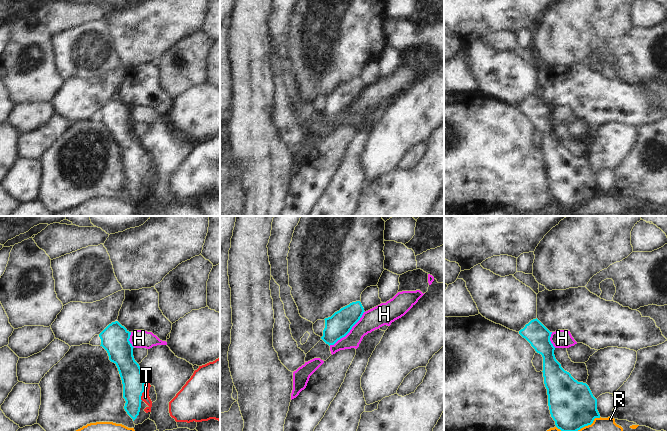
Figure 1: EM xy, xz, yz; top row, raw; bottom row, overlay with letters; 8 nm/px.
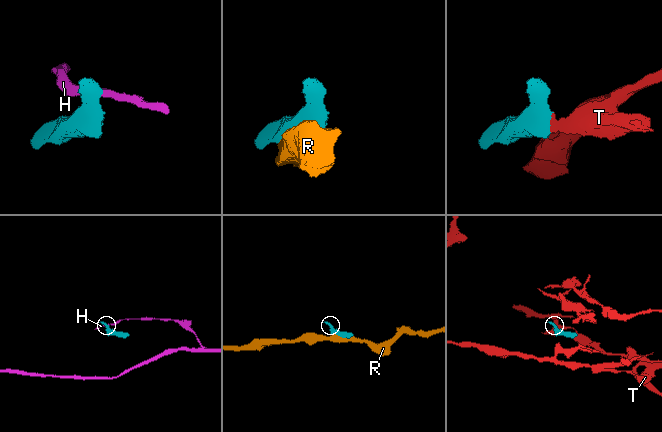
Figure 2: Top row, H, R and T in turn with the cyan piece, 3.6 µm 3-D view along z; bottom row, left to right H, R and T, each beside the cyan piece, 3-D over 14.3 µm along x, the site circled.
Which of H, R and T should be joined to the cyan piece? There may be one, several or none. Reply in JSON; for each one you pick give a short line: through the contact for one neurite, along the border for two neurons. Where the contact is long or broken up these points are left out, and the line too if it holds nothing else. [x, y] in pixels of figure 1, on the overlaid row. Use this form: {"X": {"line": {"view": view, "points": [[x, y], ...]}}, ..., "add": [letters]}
{"T": {"line": {"view": "xy", "points": [[133, 381], [144, 389], [145, 397]]}}, "add": ["T"]}

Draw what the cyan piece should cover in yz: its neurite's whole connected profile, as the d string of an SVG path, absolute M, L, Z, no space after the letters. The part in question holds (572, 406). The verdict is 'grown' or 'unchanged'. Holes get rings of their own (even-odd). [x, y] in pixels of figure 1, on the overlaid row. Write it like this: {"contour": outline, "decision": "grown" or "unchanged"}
{"contour": "M537 318L519 331L543 357L543 377L548 406L555 425L561 431L578 431L600 418L597 399L586 383L578 382L565 371L554 355L550 332Z", "decision": "unchanged"}

